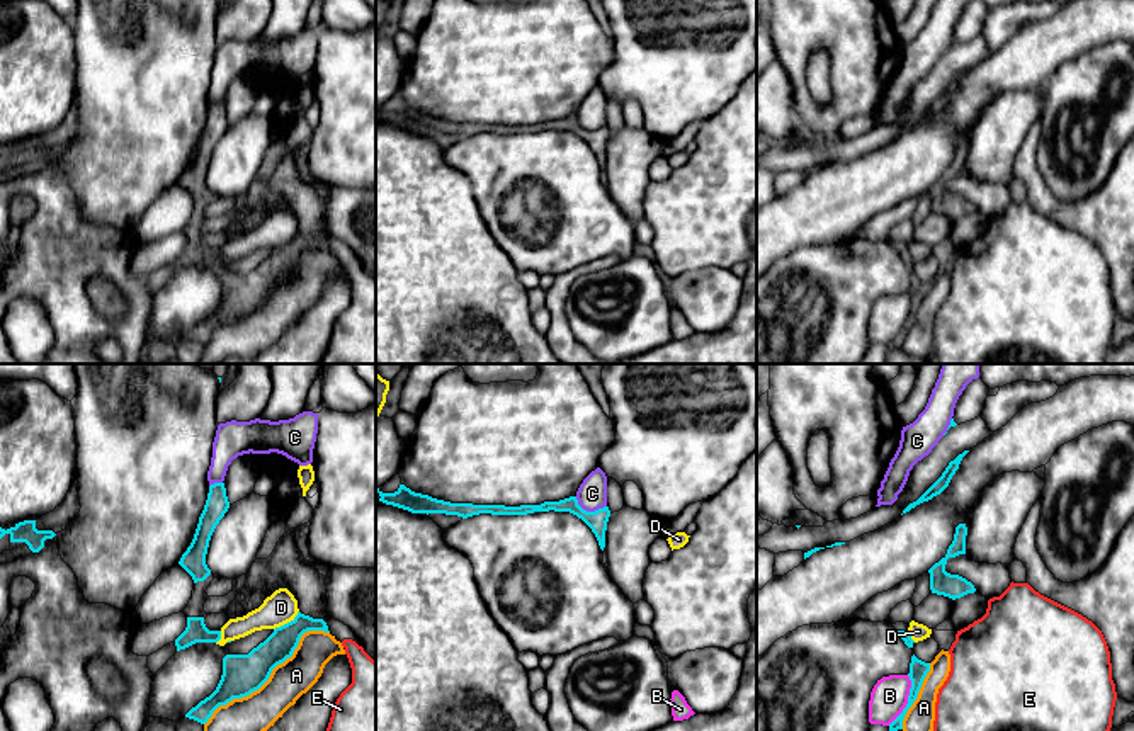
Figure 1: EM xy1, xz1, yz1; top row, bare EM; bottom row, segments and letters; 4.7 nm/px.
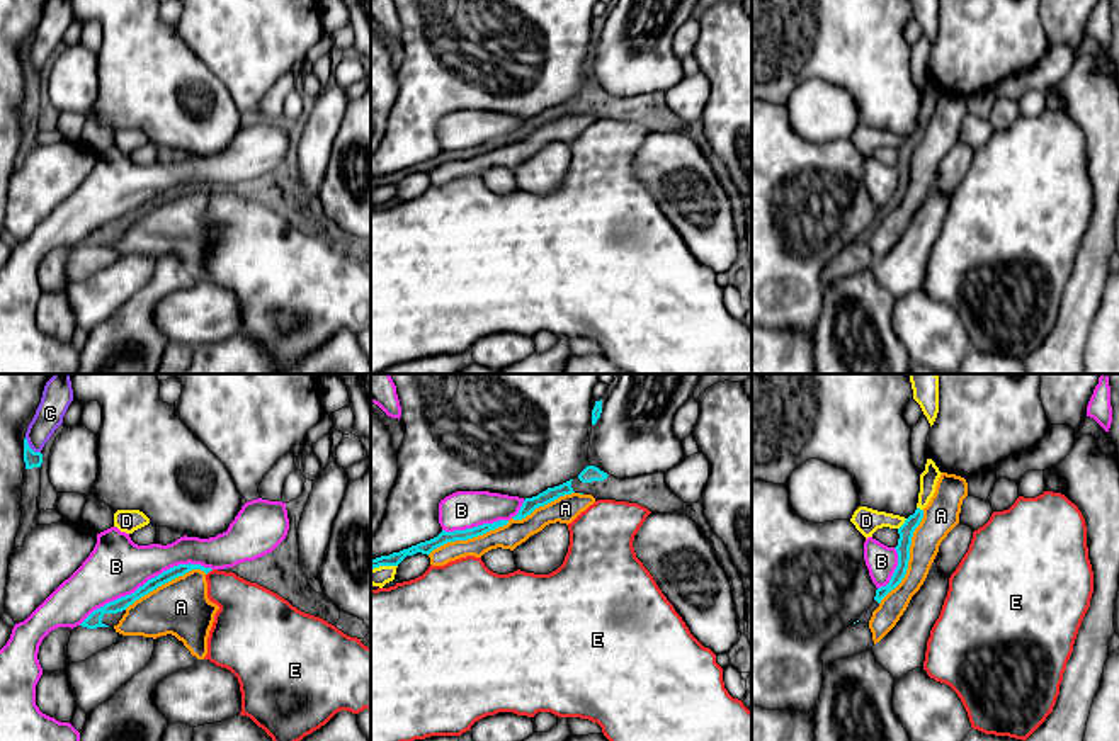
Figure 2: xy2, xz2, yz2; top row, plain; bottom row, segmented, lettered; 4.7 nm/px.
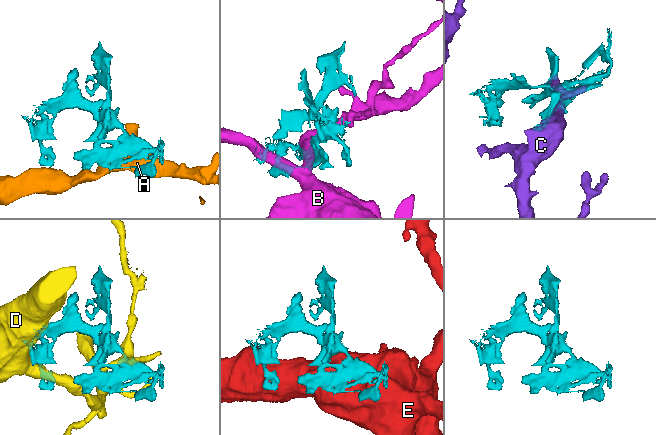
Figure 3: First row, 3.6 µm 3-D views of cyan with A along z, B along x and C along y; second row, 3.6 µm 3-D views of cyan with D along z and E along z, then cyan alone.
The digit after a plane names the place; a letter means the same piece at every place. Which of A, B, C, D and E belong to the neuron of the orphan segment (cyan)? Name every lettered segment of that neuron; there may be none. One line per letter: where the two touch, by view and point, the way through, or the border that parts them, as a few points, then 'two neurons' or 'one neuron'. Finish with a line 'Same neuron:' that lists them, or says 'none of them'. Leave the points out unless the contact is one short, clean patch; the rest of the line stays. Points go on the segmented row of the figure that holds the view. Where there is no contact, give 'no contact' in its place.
A: contact xy1 (269, 675); two neurons
B: contact xy2 (147, 582); two neurons
C: contact xz1 (589, 512); two neurons
D: contact xy1 (288, 623); two neurons
E: contact xy2 (210, 570); two neurons
Same neuron: none of them

